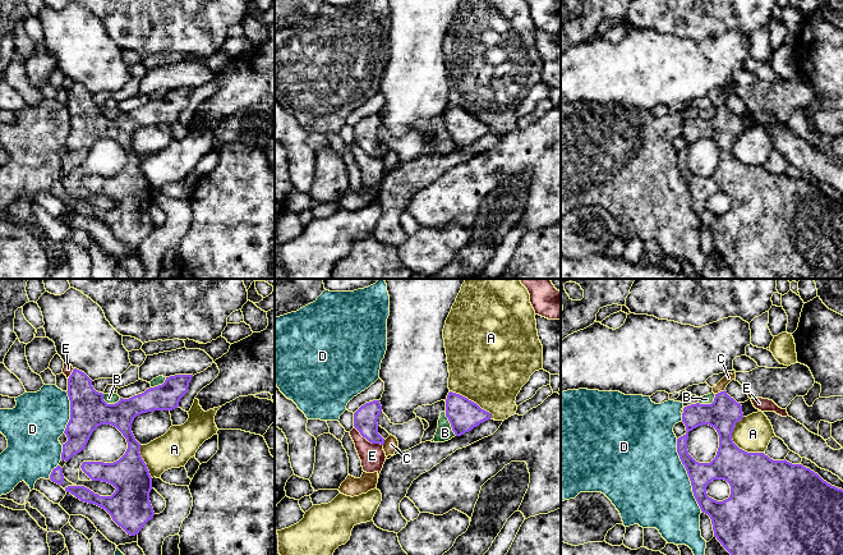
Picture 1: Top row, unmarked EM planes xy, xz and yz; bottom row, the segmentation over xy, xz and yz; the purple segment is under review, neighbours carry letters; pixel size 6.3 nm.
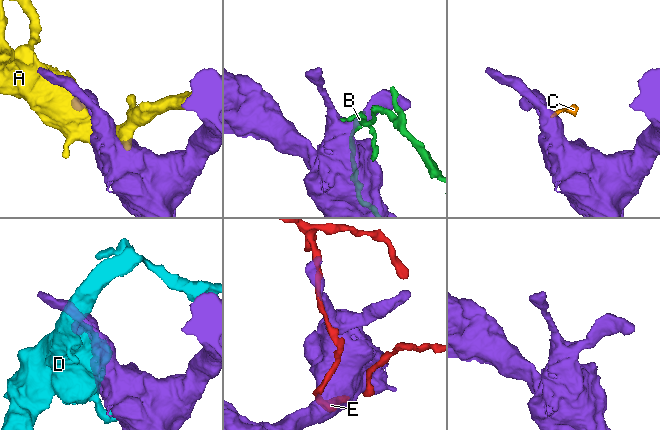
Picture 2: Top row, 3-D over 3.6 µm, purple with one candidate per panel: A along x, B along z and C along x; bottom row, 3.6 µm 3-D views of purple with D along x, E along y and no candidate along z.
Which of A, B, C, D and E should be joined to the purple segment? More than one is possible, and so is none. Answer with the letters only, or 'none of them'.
none of them

